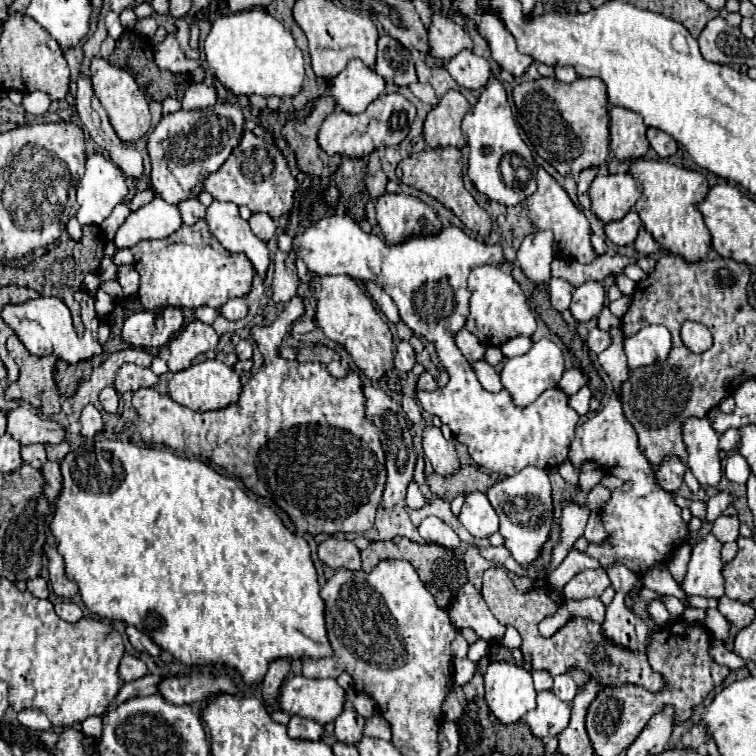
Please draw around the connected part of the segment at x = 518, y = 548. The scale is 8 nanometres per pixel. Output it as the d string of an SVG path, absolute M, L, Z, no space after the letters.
M526 466L522 472L508 476L486 492L490 504L500 514L500 534L504 536L504 546L512 552L514 560L520 566L528 566L540 552L542 544L548 538L552 524L552 498L550 498L550 480L548 470Z

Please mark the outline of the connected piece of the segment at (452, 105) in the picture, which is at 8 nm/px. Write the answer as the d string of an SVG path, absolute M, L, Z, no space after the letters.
M448 90L438 106L434 106L424 122L424 140L432 148L462 148L466 144L466 134L460 128L460 122L472 106L466 96L458 90Z

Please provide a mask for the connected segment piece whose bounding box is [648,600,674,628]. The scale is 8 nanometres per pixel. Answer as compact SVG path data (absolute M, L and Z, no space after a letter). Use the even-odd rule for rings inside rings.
M654 600L650 606L648 606L648 610L650 610L650 618L656 622L656 624L660 624L662 628L666 628L666 626L670 626L672 624L672 614L666 610L666 606L660 602L660 600Z

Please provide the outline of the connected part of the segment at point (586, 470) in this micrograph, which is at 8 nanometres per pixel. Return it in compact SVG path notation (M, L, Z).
M584 462L580 466L580 480L578 480L578 484L580 484L582 490L590 492L604 478L604 474L606 472L602 470L600 464L596 464L596 462Z

